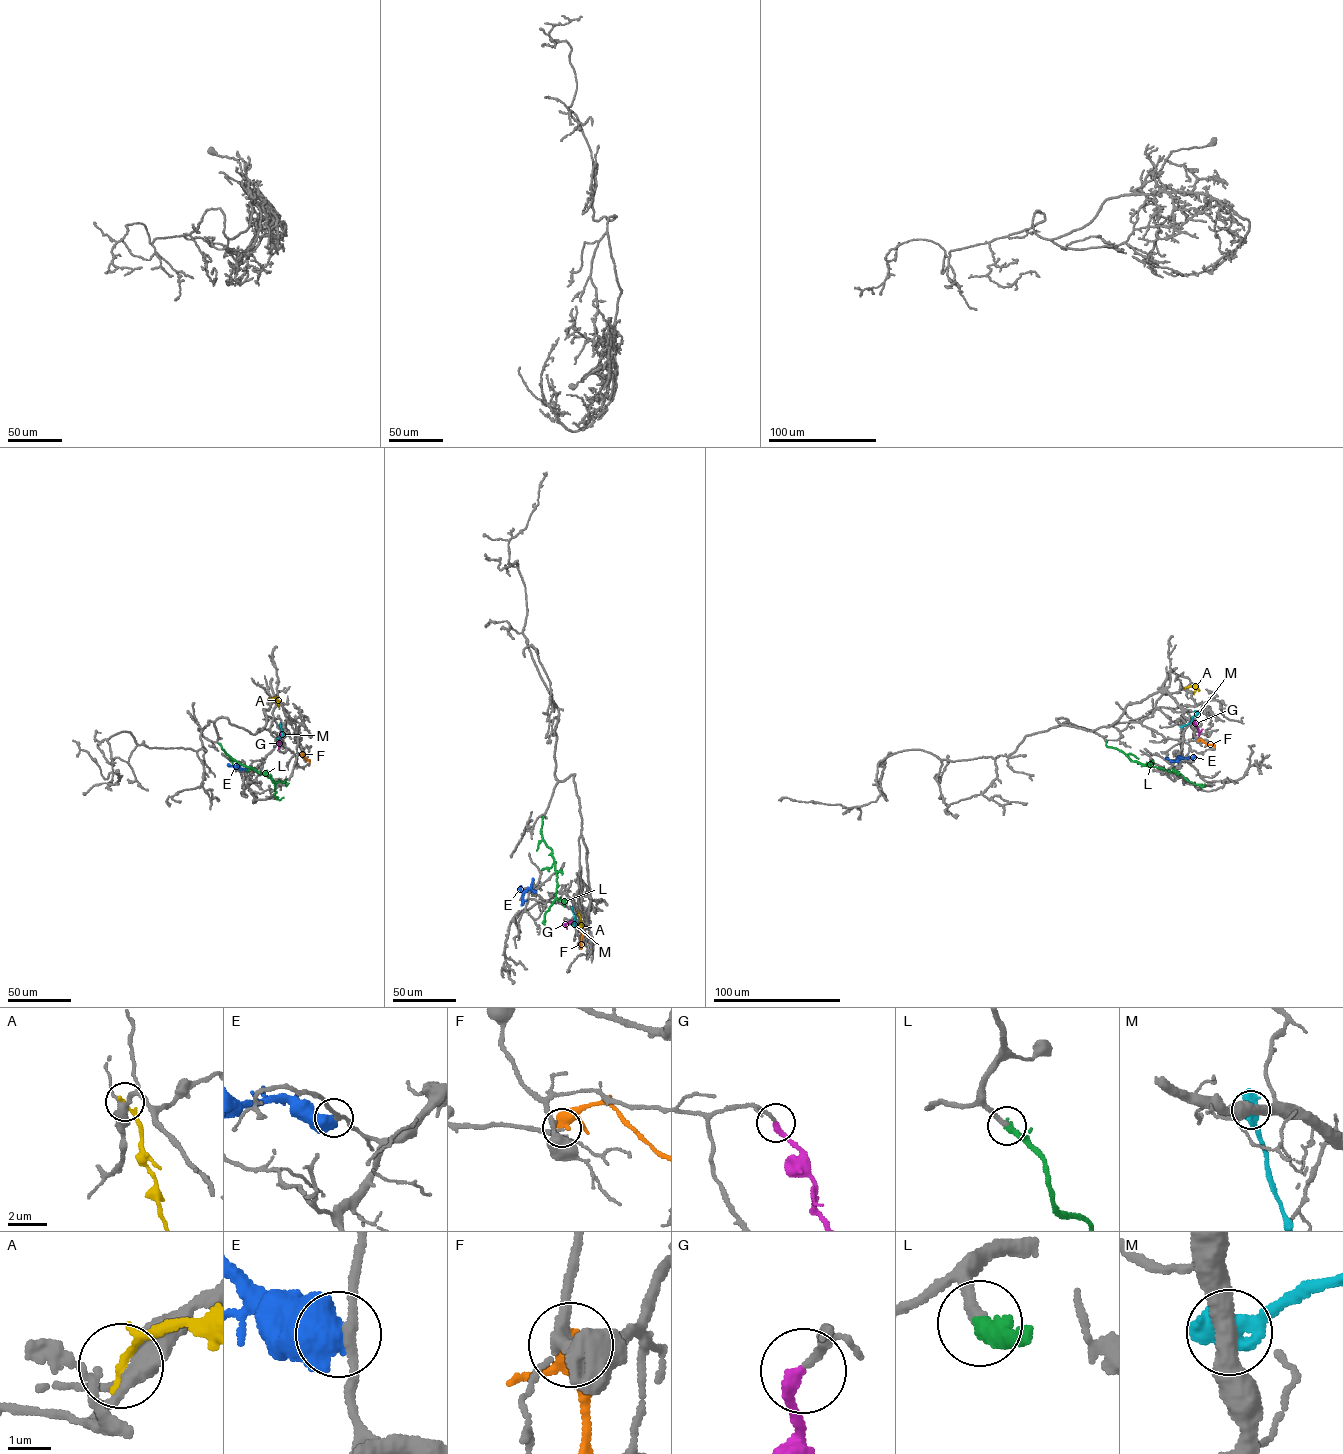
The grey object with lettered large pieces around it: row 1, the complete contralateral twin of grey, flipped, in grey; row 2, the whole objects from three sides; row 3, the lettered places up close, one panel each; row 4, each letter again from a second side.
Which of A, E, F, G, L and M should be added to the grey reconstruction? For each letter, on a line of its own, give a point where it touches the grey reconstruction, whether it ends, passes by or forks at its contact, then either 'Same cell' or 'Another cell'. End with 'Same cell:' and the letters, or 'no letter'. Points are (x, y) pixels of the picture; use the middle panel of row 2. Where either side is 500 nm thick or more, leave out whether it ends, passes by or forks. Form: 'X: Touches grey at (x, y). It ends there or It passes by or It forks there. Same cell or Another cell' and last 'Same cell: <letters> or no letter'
A: Touches grey at (578, 911). It ends there. Another cell
E: Touches grey at (536, 891). Another cell
F: Touches grey at (582, 930). It passes by. Another cell
G: Touches grey at (572, 921). It ends there. Same cell
L: Touches grey at (542, 817). It ends there. Same cell
M: Touches grey at (572, 908). Another cell
Same cell: G, L

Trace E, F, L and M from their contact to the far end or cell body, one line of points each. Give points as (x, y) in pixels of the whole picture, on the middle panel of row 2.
E: (535, 891), (530, 887), (526, 890), (521, 905)
F: (581, 930), (580, 948)
L: (542, 817), (541, 833), (552, 851), (557, 877), (555, 899), (544, 916), (543, 922), (548, 927)
M: (572, 908), (574, 924), (576, 922)

